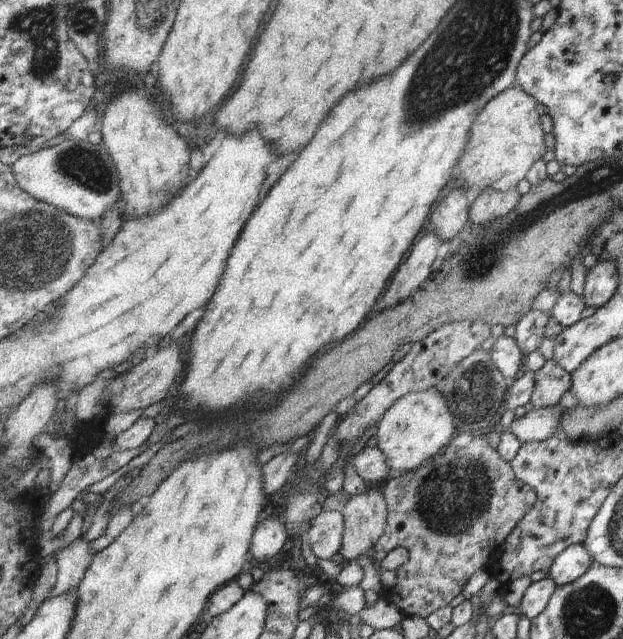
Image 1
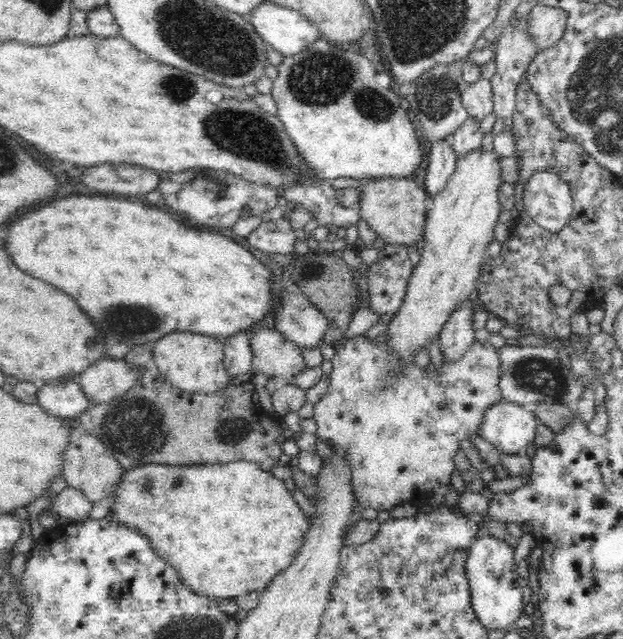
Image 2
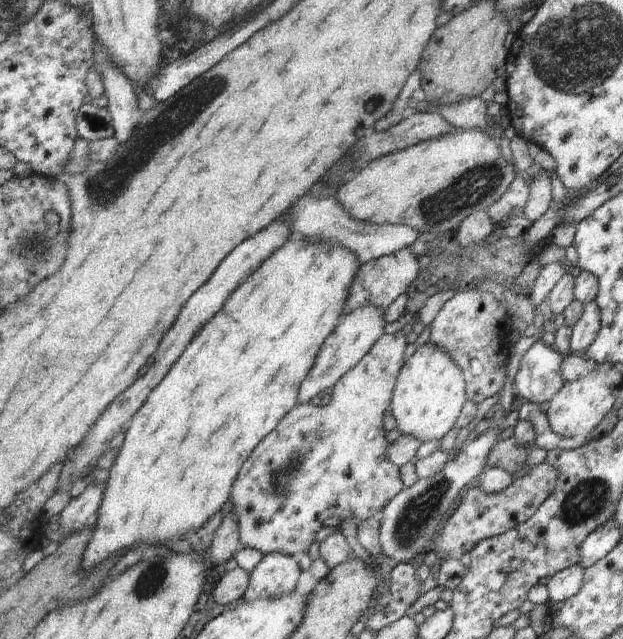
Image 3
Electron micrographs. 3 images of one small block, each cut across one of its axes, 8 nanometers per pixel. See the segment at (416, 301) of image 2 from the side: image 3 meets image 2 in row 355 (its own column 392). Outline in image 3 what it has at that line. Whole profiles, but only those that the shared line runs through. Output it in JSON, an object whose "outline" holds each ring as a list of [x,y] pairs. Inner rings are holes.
{"outline":[[[429,341],[417,348],[399,374],[390,411],[401,434],[413,436],[421,443],[440,441],[455,429],[468,400],[462,368]]]}

